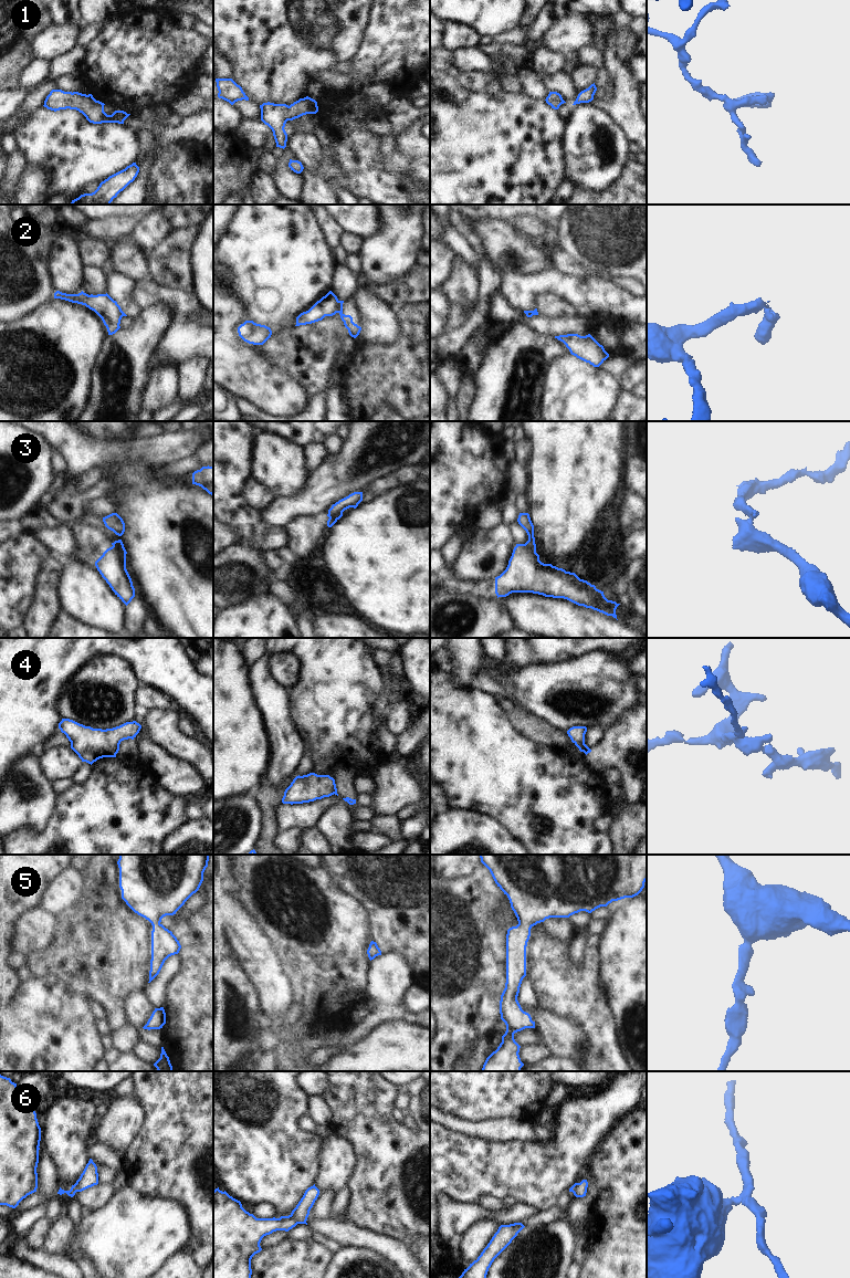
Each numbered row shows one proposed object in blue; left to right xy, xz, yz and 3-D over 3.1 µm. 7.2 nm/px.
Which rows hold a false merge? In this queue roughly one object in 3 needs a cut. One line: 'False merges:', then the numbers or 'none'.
False merges: 2, 3, 4, 6

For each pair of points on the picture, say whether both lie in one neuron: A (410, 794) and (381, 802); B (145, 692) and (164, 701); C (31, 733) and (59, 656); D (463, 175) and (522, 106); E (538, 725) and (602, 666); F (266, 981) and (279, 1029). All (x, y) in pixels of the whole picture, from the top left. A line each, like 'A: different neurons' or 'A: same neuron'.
A: same neuron
B: same neuron
C: same neuron
D: same neuron
E: different neurons
F: same neuron

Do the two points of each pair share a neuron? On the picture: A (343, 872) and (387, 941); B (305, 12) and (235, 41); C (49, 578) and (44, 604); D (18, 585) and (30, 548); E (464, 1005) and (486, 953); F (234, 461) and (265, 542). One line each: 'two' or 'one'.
A: one
B: one
C: one
D: one
E: one
F: one

